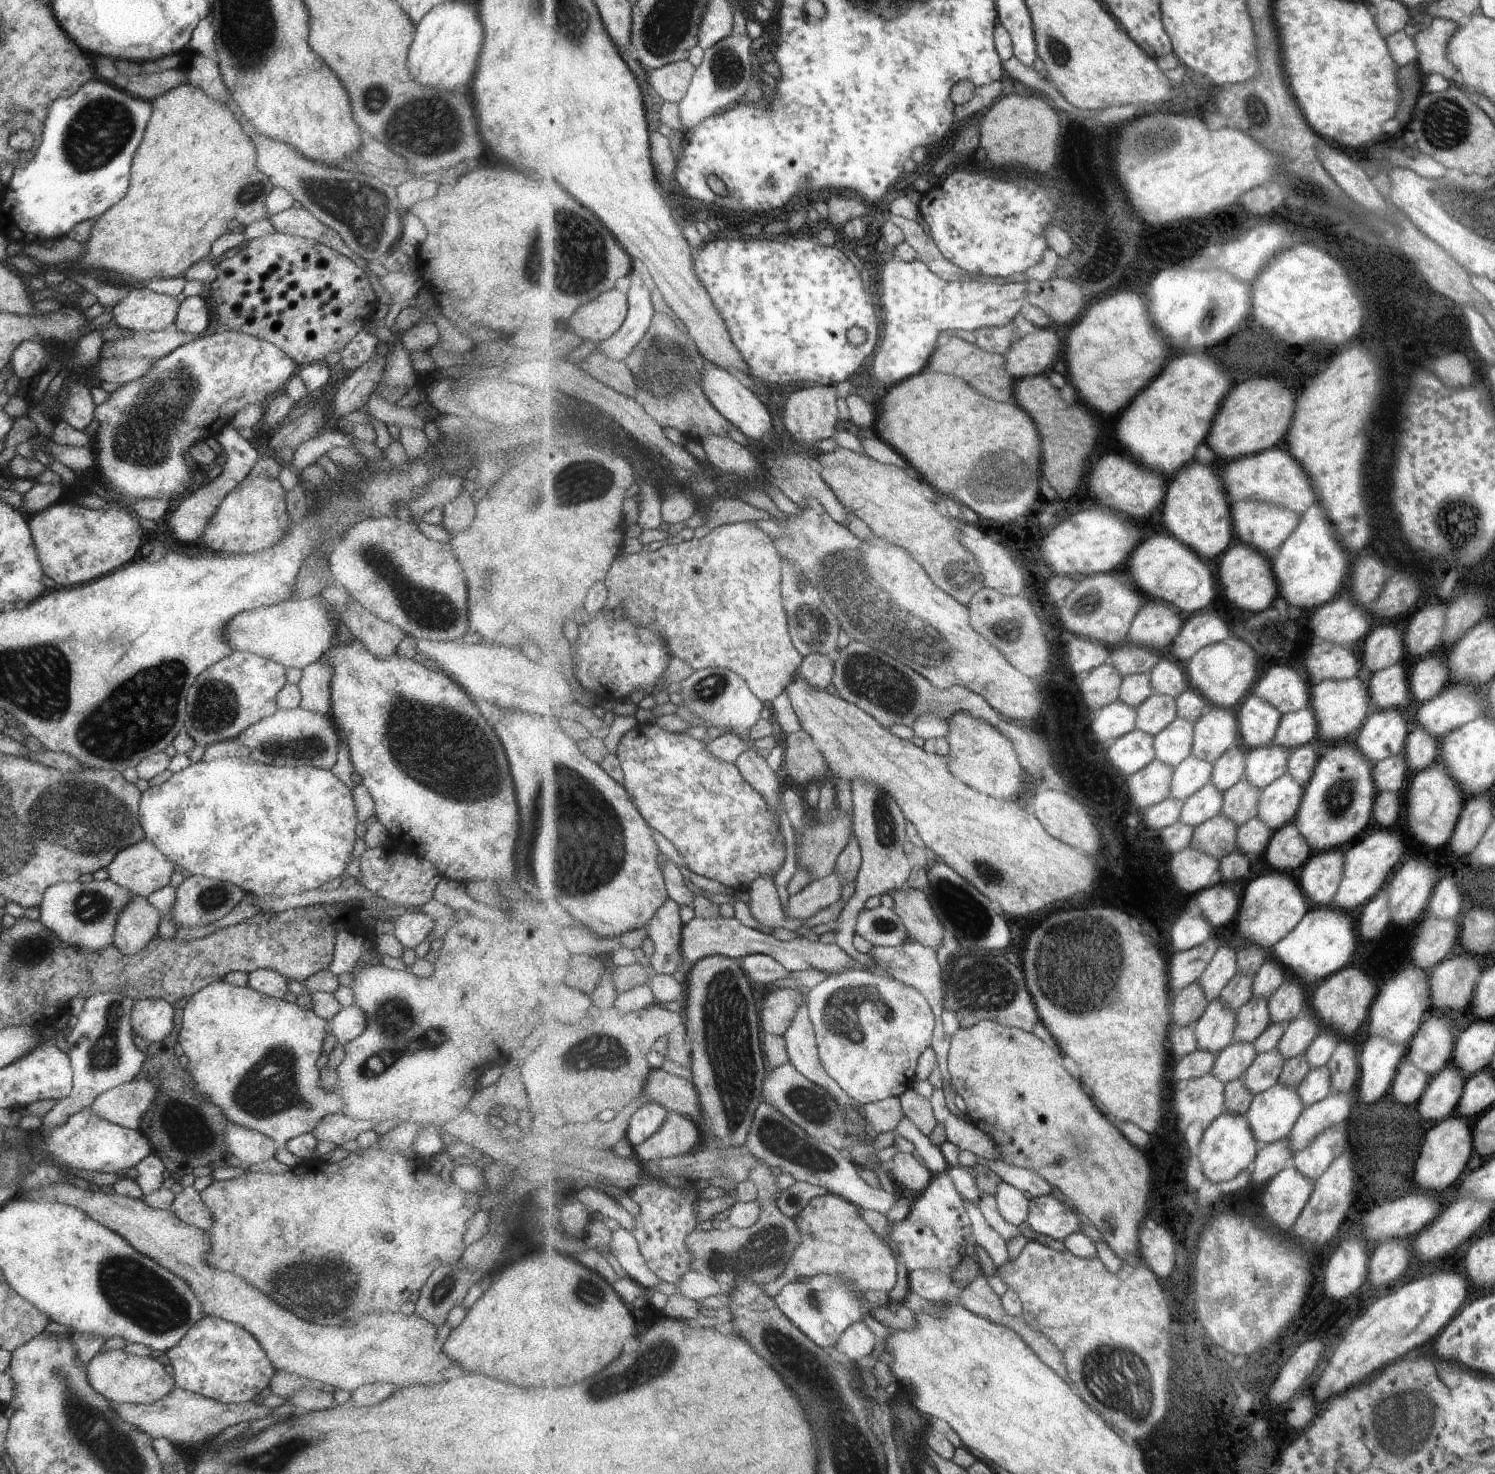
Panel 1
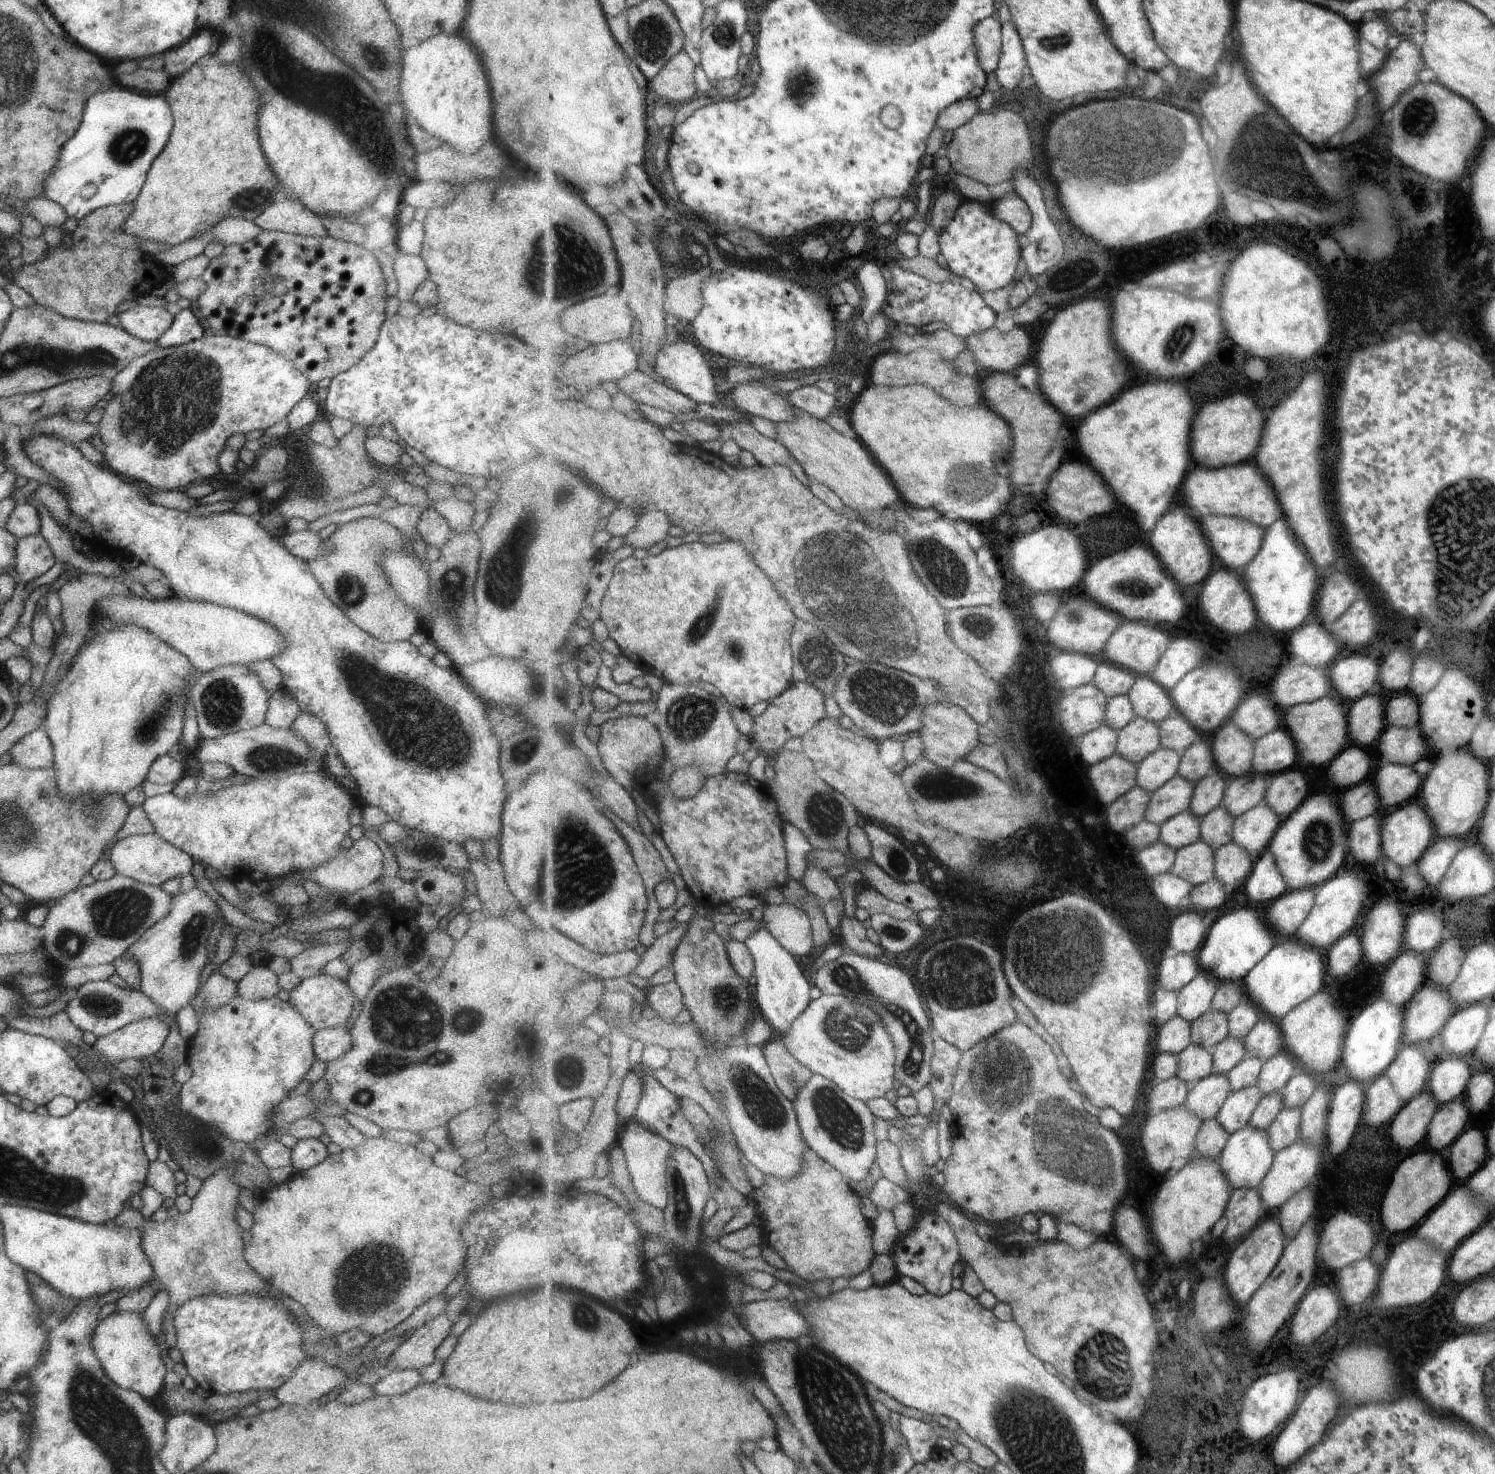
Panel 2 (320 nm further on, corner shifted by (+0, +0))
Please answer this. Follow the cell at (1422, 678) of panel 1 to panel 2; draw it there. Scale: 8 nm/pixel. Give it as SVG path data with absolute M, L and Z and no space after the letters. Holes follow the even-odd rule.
M1409 690L1393 694L1386 704L1386 719L1391 727L1411 728L1418 724L1418 698Z

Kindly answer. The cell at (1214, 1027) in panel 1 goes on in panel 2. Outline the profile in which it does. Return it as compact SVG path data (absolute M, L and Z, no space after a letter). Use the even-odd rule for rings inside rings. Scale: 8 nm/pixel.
M1191 1044L1186 1051L1178 1056L1177 1066L1175 1077L1183 1080L1188 1086L1193 1086L1193 1084L1211 1076L1213 1072L1211 1050Z

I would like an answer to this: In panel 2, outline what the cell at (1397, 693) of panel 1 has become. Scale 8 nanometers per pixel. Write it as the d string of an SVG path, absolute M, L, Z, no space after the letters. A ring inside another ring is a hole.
M1373 690L1349 703L1349 737L1351 745L1369 746L1385 728L1383 704L1379 690Z

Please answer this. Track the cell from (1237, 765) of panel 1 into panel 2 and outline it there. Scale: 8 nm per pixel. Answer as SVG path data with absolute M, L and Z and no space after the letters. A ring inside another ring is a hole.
M1221 770L1202 778L1196 784L1189 810L1202 818L1221 807L1230 780L1231 778Z

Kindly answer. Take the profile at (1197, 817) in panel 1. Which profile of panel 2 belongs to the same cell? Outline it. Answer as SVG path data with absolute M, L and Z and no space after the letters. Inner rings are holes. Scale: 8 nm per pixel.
M1187 810L1166 820L1160 826L1160 842L1176 851L1202 840L1201 818Z

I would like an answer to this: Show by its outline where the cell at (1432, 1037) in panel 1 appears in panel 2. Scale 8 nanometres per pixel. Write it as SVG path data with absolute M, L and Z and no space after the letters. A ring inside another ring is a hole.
M1401 1044L1397 1058L1382 1074L1392 1082L1395 1092L1406 1103L1425 1090L1431 1066L1432 1063L1425 1059L1418 1045Z

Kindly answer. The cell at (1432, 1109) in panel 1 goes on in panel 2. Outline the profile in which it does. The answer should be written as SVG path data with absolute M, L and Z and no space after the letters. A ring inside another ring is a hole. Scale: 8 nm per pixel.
M1423 1090L1410 1098L1389 1122L1390 1137L1399 1148L1413 1148L1426 1136L1427 1125L1439 1104Z

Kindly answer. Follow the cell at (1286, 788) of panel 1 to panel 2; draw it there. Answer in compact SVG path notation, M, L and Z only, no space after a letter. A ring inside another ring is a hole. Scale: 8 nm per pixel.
M1265 803L1235 818L1232 842L1252 858L1259 860L1274 839L1283 819Z

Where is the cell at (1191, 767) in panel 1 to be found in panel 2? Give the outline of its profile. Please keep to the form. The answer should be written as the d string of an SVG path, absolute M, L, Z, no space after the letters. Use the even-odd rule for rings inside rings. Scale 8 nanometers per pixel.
M1177 775L1152 793L1145 820L1161 826L1166 820L1189 810L1196 784Z

